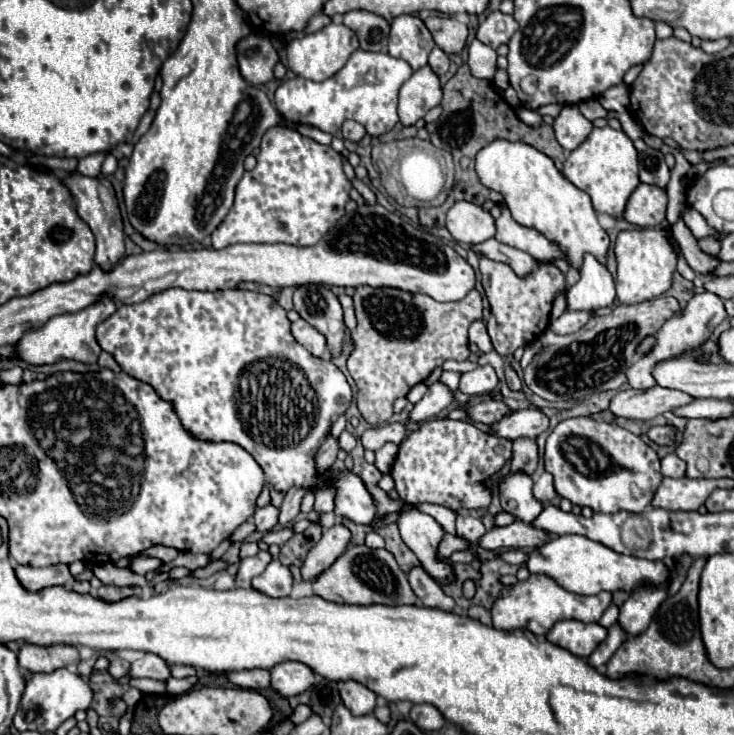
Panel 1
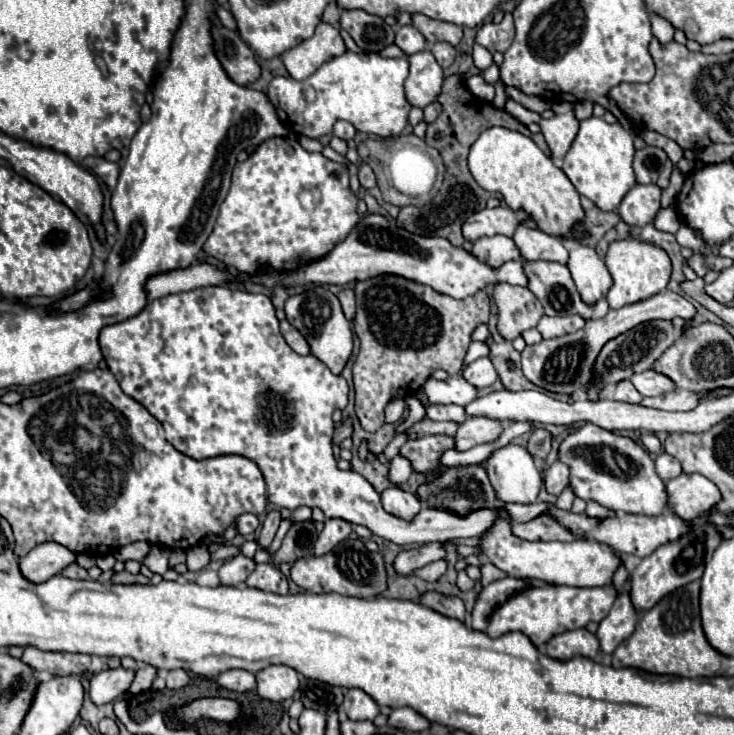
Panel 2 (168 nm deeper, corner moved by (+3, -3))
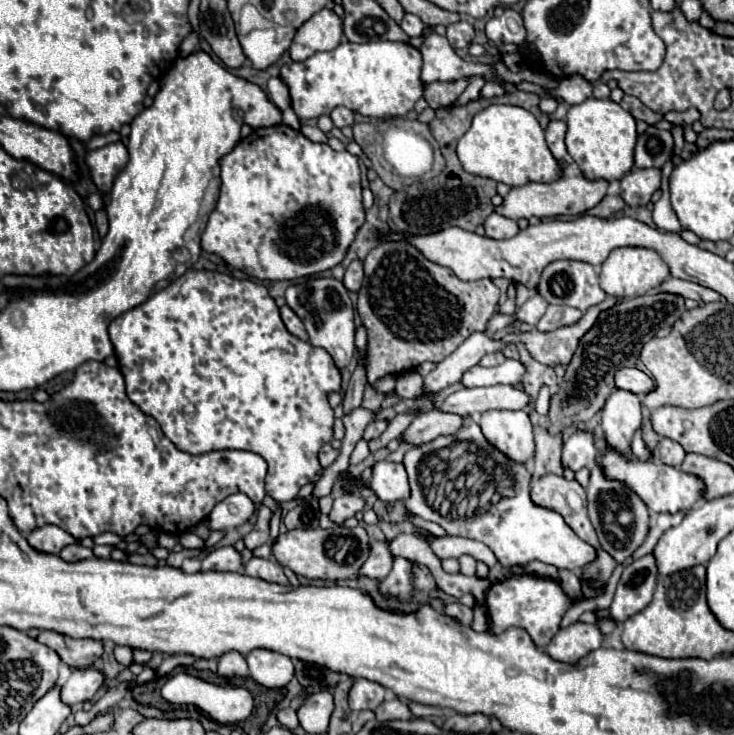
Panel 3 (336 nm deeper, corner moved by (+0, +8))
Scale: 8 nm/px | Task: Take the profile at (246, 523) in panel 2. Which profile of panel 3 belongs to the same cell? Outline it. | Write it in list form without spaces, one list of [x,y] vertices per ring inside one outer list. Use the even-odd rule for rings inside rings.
[[[243,493],[229,495],[227,499],[223,499],[221,503],[217,503],[213,507],[213,511],[207,517],[207,525],[209,525],[209,529],[225,531],[225,529],[247,523],[253,513],[255,513],[255,505],[247,495],[243,495]]]

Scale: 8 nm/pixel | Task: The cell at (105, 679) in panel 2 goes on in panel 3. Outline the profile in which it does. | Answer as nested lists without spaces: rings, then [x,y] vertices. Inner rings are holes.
[[[93,667],[75,669],[61,689],[61,699],[67,705],[77,705],[81,701],[89,701],[103,687],[105,679],[107,679],[105,673],[97,671]]]

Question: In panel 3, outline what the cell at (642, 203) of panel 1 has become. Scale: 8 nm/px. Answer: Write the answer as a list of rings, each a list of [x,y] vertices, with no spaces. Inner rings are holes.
[[[633,167],[621,179],[621,197],[633,209],[647,205],[651,195],[661,187],[661,171],[659,169],[637,169]]]

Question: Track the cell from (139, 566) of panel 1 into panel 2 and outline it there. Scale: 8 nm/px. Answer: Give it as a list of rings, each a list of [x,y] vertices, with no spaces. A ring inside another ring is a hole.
[[[152,546],[144,564],[150,568],[150,572],[164,574],[168,570],[168,556],[170,556],[170,550],[166,546]]]

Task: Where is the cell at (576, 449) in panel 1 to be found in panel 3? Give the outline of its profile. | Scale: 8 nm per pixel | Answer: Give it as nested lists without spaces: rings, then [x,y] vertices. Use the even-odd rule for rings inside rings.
[[[595,433],[595,445],[597,445],[597,463],[601,465],[601,471],[605,473],[605,477],[609,477],[611,481],[621,481],[623,485],[627,485],[629,489],[633,489],[633,493],[637,493],[641,497],[641,501],[649,507],[649,511],[653,513],[675,513],[679,509],[691,509],[693,503],[697,499],[701,499],[701,489],[703,483],[699,477],[683,473],[675,467],[669,467],[665,463],[659,461],[637,461],[637,457],[633,457],[633,453],[625,455],[621,451],[609,449],[609,445],[605,445],[605,437]]]

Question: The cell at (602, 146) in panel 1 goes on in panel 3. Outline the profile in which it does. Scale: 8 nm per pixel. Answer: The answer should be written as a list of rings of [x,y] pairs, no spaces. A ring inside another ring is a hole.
[[[589,97],[579,105],[571,105],[567,113],[567,151],[579,165],[581,173],[591,181],[617,181],[633,169],[633,149],[637,141],[635,119],[609,99]]]

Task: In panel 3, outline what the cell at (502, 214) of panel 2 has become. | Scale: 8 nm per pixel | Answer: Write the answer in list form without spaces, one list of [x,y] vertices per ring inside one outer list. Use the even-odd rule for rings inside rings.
[[[583,175],[579,177],[561,177],[553,183],[527,183],[523,187],[511,189],[505,197],[503,203],[495,207],[495,213],[501,213],[507,219],[519,221],[521,217],[559,217],[559,215],[579,215],[591,207],[595,207],[603,197],[605,197],[607,181],[589,181]]]

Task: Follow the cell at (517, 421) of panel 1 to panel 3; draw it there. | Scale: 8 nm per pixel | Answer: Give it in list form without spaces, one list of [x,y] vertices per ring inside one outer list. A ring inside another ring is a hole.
[[[433,409],[429,413],[421,413],[413,419],[413,423],[405,431],[405,441],[413,445],[429,443],[441,435],[453,435],[457,429],[461,429],[463,417],[457,413],[441,413],[439,409]]]

